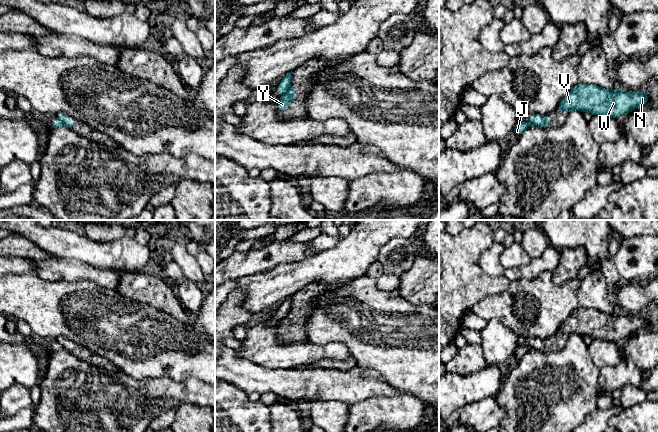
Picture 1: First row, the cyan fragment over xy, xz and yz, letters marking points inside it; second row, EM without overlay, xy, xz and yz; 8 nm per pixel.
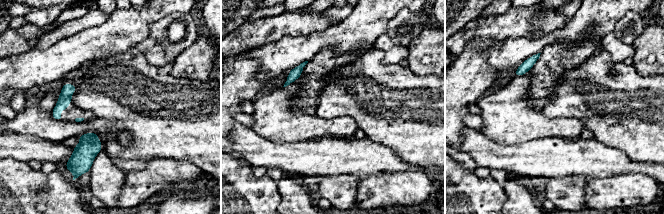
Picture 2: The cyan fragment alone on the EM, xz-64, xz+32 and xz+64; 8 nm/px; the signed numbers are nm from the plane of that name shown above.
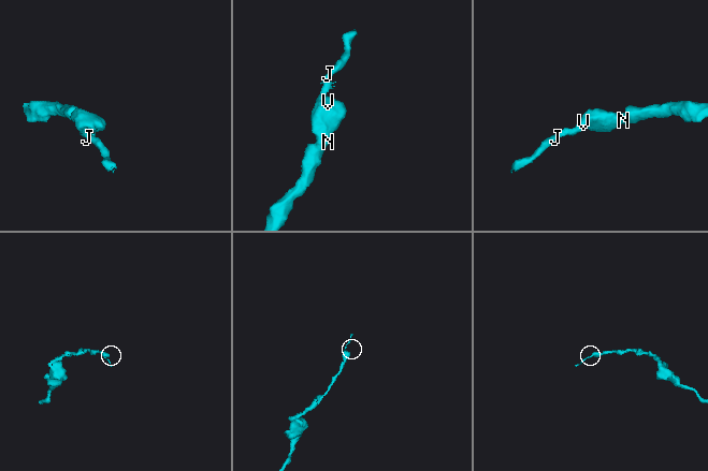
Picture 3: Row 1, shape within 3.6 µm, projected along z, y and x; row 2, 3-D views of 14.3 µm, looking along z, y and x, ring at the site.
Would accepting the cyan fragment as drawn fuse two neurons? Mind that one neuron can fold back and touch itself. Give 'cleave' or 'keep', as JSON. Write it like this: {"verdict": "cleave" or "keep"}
{"verdict": "cleave"}

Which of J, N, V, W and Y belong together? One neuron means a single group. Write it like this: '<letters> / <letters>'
J / N V W Y

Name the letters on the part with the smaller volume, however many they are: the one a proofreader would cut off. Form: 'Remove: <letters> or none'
Remove: J

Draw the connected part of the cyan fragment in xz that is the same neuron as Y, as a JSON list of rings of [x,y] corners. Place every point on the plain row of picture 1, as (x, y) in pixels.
[[[289,311],[288,315],[281,320],[278,326],[278,335],[284,336],[291,325],[297,325],[296,316],[298,313],[294,311]]]

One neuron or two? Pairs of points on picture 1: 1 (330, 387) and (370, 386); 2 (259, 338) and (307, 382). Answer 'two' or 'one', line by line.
1: one
2: two

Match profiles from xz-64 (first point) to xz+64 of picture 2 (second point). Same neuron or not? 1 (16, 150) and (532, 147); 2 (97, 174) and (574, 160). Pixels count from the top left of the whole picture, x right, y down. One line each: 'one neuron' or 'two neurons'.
1: one neuron
2: two neurons

